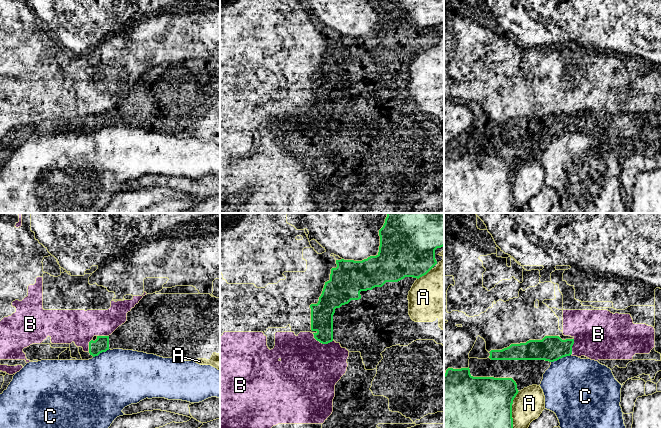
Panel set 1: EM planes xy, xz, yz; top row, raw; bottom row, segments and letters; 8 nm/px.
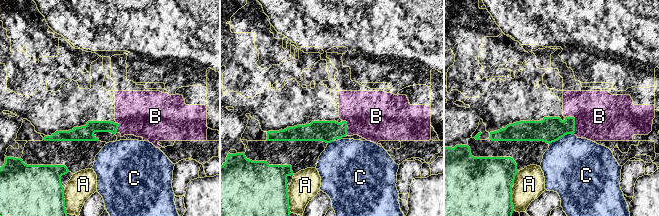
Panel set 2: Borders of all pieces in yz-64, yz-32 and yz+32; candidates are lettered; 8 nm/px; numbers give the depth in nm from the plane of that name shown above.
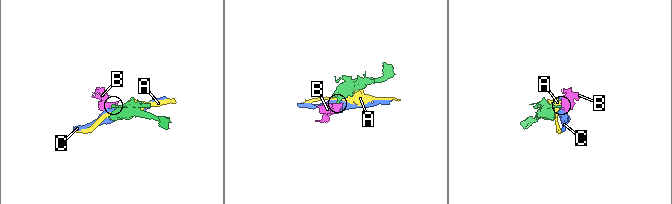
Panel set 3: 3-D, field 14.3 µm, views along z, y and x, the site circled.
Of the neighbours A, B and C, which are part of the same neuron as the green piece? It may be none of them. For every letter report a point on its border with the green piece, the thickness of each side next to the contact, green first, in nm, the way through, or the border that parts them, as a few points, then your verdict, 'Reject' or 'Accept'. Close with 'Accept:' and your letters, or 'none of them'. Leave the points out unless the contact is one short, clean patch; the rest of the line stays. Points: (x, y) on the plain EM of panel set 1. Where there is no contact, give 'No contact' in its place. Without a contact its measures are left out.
A: Touches green at yz (511, 186). Thickness 500 nm (green) against 240 nm. Reject
B: Touches green at xz (322, 119). Thickness 180 nm (green) against 480 nm. Boundary: xz (312, 109), (322, 119), (329, 119), (333, 116). Reject
C: Touches green at yz (560, 134). Thickness 200 nm (green) against 480 nm. Boundary: yz (570, 130), (551, 138). Reject
Accept: none of them

